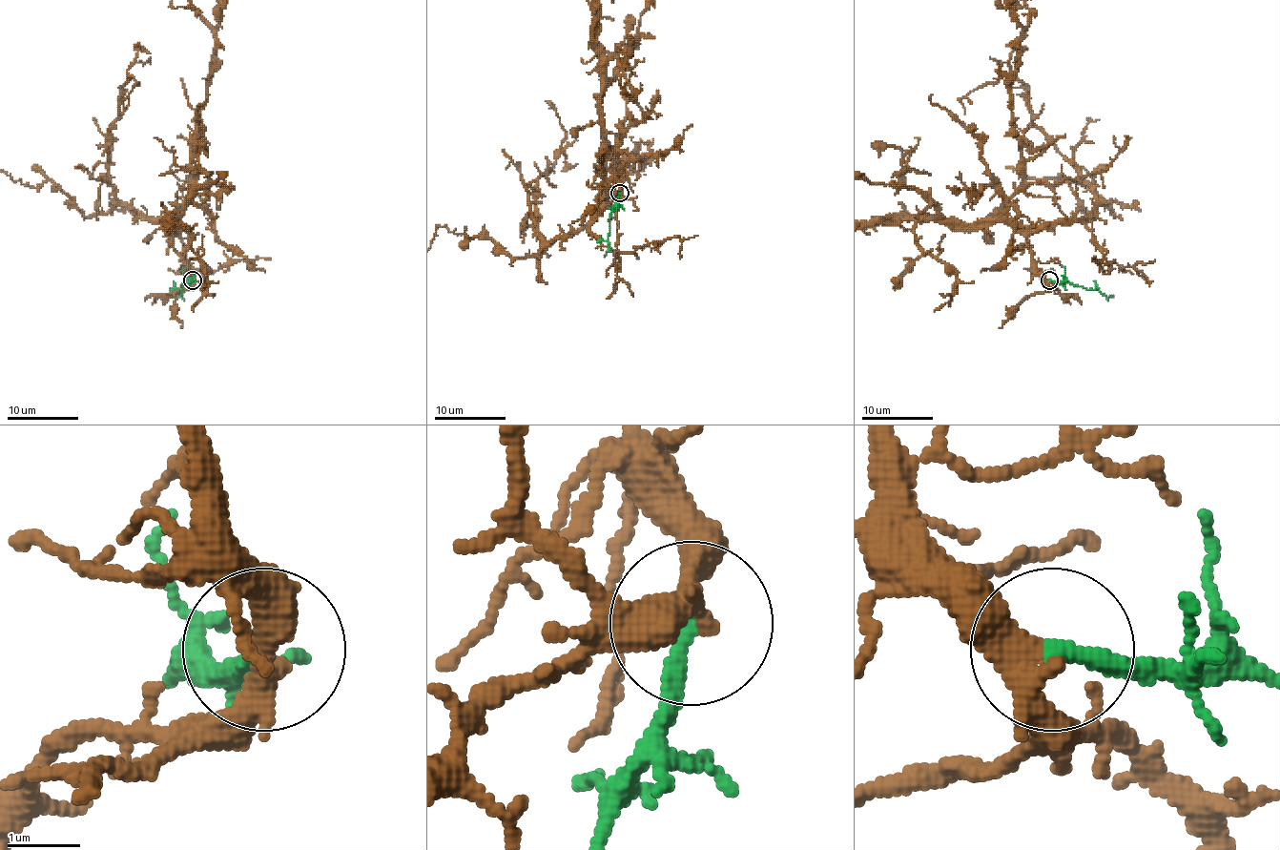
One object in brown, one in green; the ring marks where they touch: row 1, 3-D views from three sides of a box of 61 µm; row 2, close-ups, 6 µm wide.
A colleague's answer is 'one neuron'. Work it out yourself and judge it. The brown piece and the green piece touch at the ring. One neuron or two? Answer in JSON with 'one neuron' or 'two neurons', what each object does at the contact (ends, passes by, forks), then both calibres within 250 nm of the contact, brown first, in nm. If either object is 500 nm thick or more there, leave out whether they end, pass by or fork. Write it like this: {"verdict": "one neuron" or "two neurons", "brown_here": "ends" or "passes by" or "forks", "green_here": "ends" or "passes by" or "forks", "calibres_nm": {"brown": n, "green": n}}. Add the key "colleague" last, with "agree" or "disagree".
{"verdict": "one neuron", "brown_here": "passes by", "green_here": "ends", "calibres_nm": {"brown": 360, "green": 240}, "colleague": "agree"}

